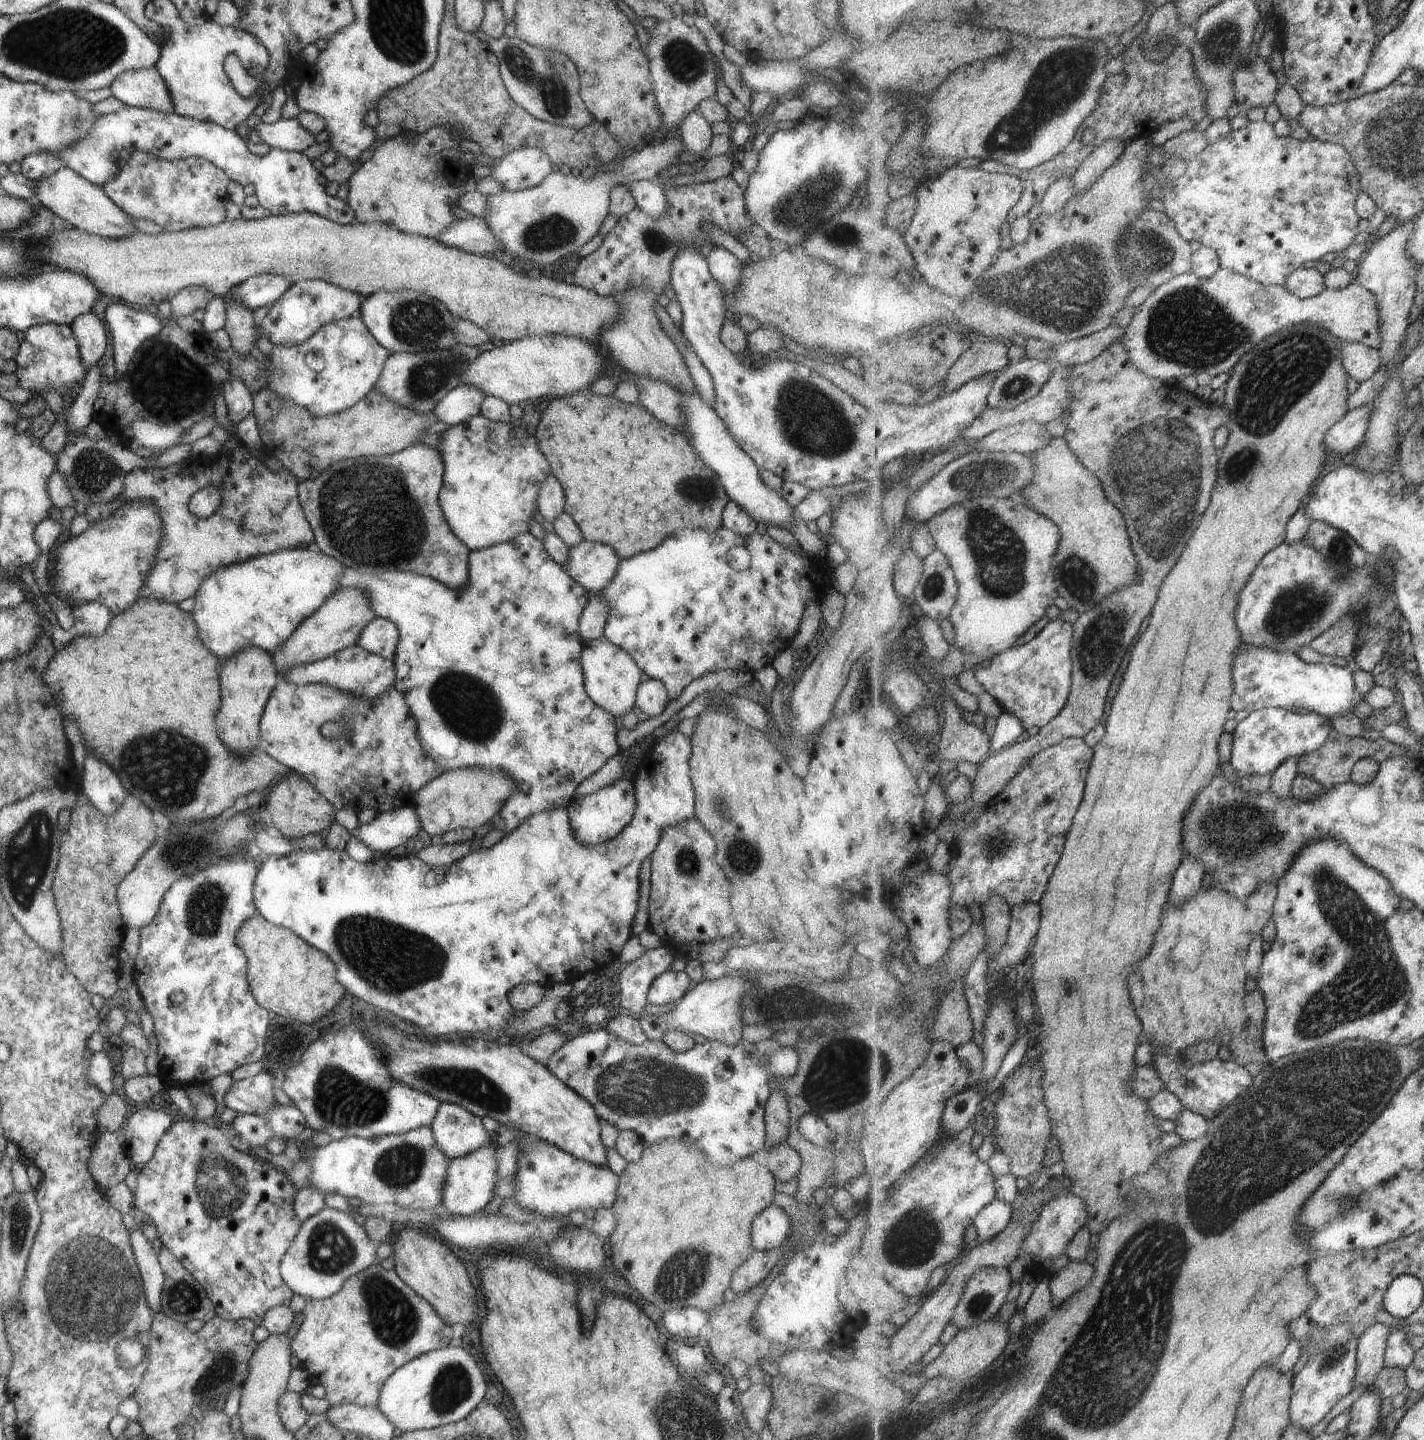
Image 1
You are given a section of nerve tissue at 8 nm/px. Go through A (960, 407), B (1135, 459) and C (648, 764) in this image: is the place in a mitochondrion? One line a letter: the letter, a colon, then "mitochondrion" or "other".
A: other
B: mitochondrion
C: other

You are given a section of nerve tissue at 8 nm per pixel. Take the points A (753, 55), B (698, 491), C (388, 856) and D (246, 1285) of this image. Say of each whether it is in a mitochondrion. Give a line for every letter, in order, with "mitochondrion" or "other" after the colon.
A: other
B: mitochondrion
C: other
D: other

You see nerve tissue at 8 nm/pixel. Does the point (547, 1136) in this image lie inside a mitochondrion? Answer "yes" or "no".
no

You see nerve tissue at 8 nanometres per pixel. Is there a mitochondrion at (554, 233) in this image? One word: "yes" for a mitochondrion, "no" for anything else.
yes

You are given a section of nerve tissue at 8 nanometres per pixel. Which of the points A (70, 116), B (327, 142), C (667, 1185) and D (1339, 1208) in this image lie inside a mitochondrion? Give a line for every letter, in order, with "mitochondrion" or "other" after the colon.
A: mitochondrion
B: other
C: other
D: mitochondrion

